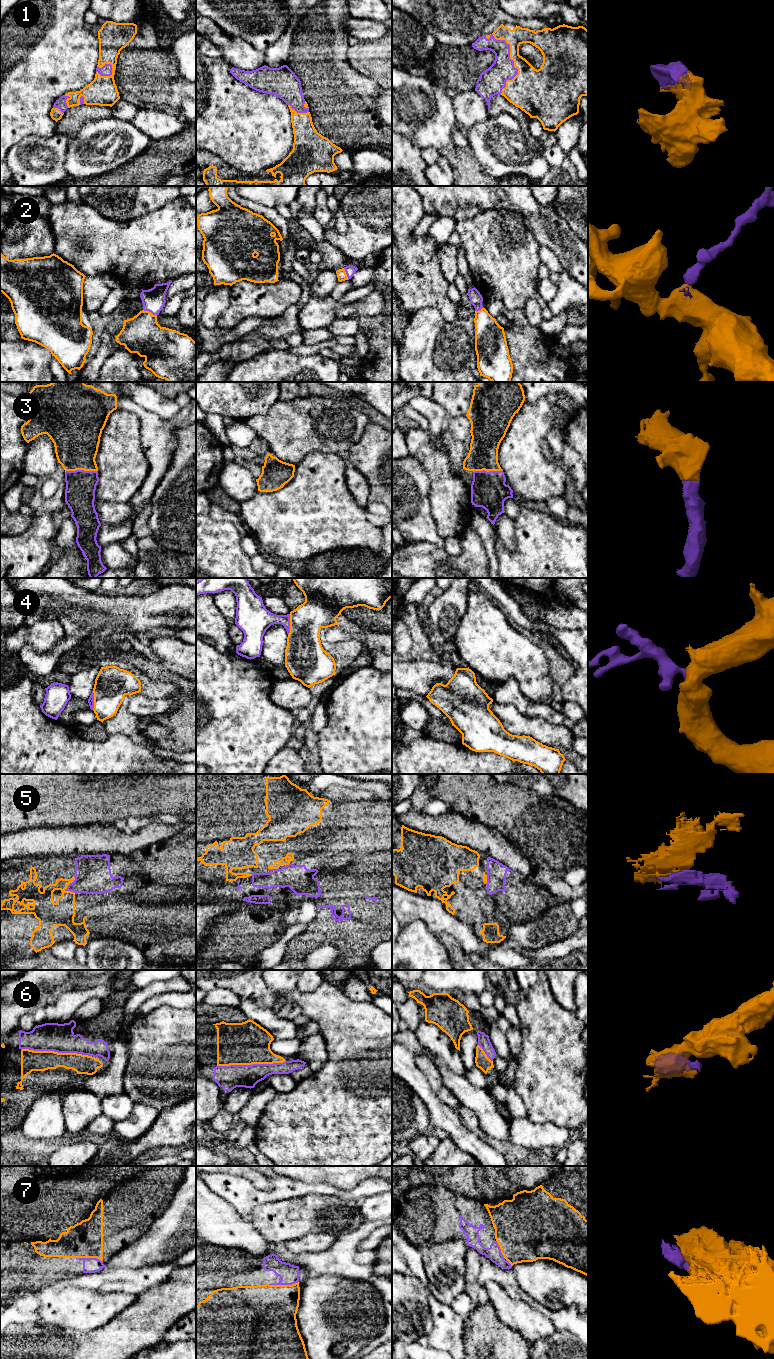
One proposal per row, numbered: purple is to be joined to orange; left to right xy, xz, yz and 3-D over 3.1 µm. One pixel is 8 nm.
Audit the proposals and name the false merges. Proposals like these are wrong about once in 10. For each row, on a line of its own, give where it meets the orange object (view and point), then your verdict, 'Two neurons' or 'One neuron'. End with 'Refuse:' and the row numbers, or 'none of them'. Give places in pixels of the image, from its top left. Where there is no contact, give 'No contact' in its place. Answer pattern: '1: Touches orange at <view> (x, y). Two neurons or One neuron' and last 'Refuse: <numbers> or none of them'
1: Touches orange at yz (513, 60). One neuron
2: Touches orange at xy (150, 312). One neuron
3: Touches orange at xy (81, 469). One neuron
4: Touches orange at xz (290, 624). One neuron
5: Touches orange at xy (69, 883). One neuron
6: Touches orange at xy (56, 1052). One neuron
7: Touches orange at xz (283, 1285). One neuron
Refuse: none of them

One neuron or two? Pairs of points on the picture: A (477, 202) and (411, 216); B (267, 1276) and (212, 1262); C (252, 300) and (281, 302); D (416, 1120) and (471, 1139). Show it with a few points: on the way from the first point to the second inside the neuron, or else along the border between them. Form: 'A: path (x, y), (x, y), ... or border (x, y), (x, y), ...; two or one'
A: border (419, 196), (422, 201), (423, 210), (426, 213); two
B: path (253, 1276), (235, 1276), (226, 1270); one
C: path (259, 303), (274, 302); one
D: border (423, 1103), (432, 1126); two

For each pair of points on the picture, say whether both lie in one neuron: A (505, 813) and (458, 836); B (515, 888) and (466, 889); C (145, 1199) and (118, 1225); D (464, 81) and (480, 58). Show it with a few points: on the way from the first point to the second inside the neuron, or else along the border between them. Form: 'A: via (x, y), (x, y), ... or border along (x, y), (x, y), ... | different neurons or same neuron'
A: border along (461, 814), (471, 820), (494, 827), (503, 835) | different neurons
B: via (503, 891), (478, 891) | same neuron
C: via (138, 1205), (125, 1218) | same neuron
D: via (464, 75), (474, 64) | same neuron

